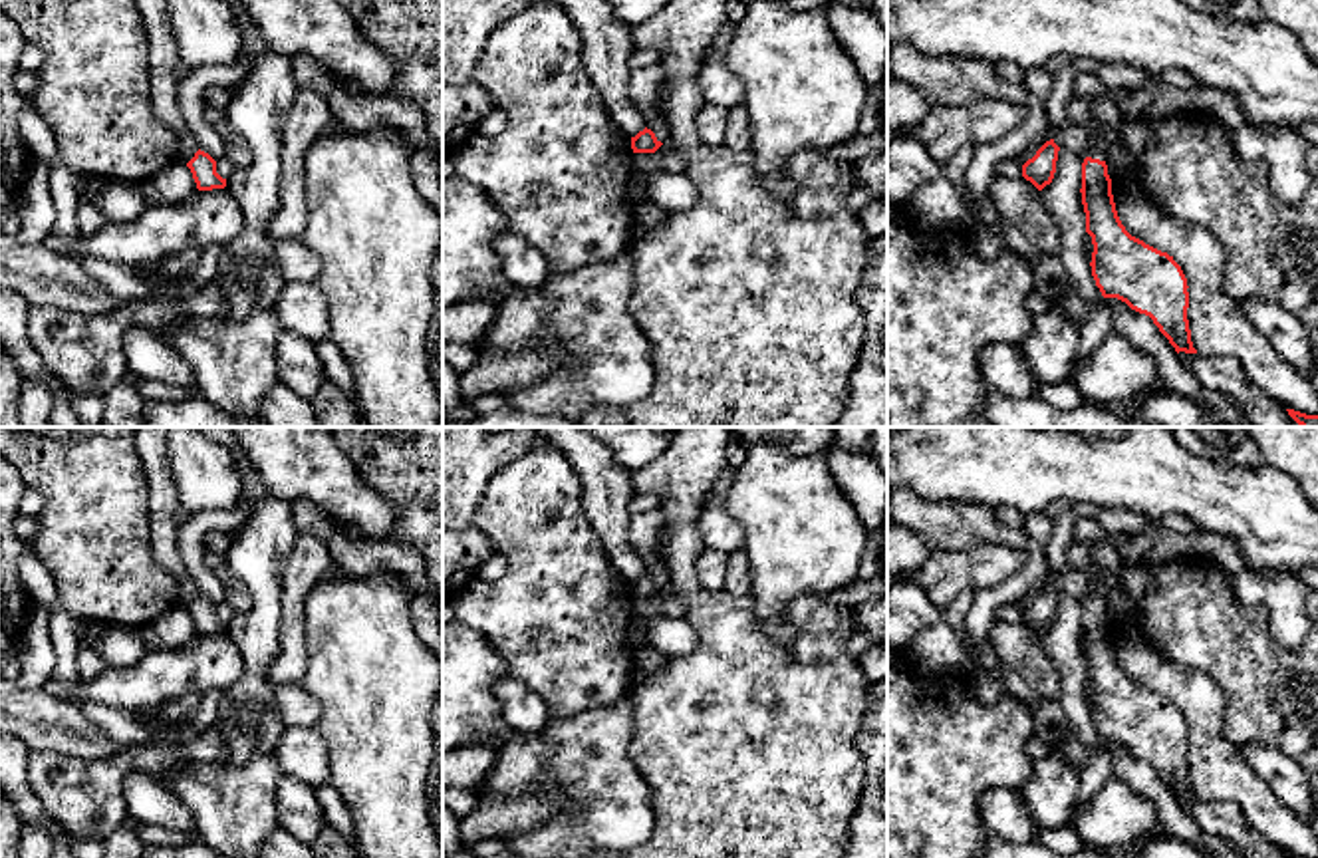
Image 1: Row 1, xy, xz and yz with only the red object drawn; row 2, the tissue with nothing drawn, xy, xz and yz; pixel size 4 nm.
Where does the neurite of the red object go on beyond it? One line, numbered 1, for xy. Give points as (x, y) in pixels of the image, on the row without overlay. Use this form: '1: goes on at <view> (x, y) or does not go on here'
1: does not go on here

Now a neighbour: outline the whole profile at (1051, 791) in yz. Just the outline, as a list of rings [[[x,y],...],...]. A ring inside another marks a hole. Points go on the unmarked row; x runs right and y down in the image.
[[[1056,747],[1040,761],[1034,761],[1028,781],[1018,790],[1022,792],[1036,832],[1070,820],[1076,806],[1080,775],[1082,771]]]

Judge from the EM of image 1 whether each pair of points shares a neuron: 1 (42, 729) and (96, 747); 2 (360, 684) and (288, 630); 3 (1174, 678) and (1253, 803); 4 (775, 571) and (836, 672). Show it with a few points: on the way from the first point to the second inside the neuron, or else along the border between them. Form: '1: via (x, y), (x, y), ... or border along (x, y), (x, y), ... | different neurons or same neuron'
1: via (56, 729), (66, 729), (82, 739) | same neuron
2: border along (308, 596), (304, 604), (306, 674), (298, 684) | different neurons
3: via (1201, 710), (1209, 755), (1225, 771) | same neuron
4: border along (820, 594), (789, 604), (789, 642), (761, 632) | different neurons

